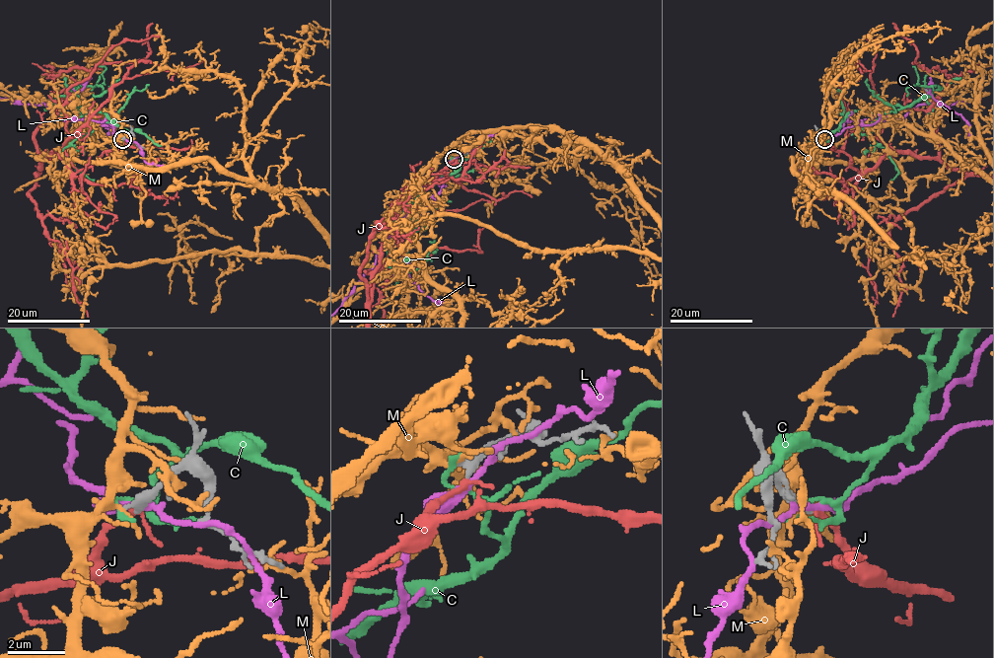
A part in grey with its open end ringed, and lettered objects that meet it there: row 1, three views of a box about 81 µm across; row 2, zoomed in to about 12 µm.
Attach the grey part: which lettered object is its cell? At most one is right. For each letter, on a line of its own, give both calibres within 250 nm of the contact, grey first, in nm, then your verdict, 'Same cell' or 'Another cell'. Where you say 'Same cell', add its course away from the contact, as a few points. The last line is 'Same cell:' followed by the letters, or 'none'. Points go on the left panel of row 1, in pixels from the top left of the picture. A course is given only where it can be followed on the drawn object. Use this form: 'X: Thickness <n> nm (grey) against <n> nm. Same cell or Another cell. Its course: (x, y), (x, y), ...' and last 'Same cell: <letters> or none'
C: Thickness 340 nm (grey) against 200 nm. Another cell
J: Thickness 360 nm (grey) against 130 nm. Same cell
L: Thickness 400 nm (grey) against 240 nm. Another cell
M: Thickness 340 nm (grey) against 240 nm. Another cell
Same cell: J

